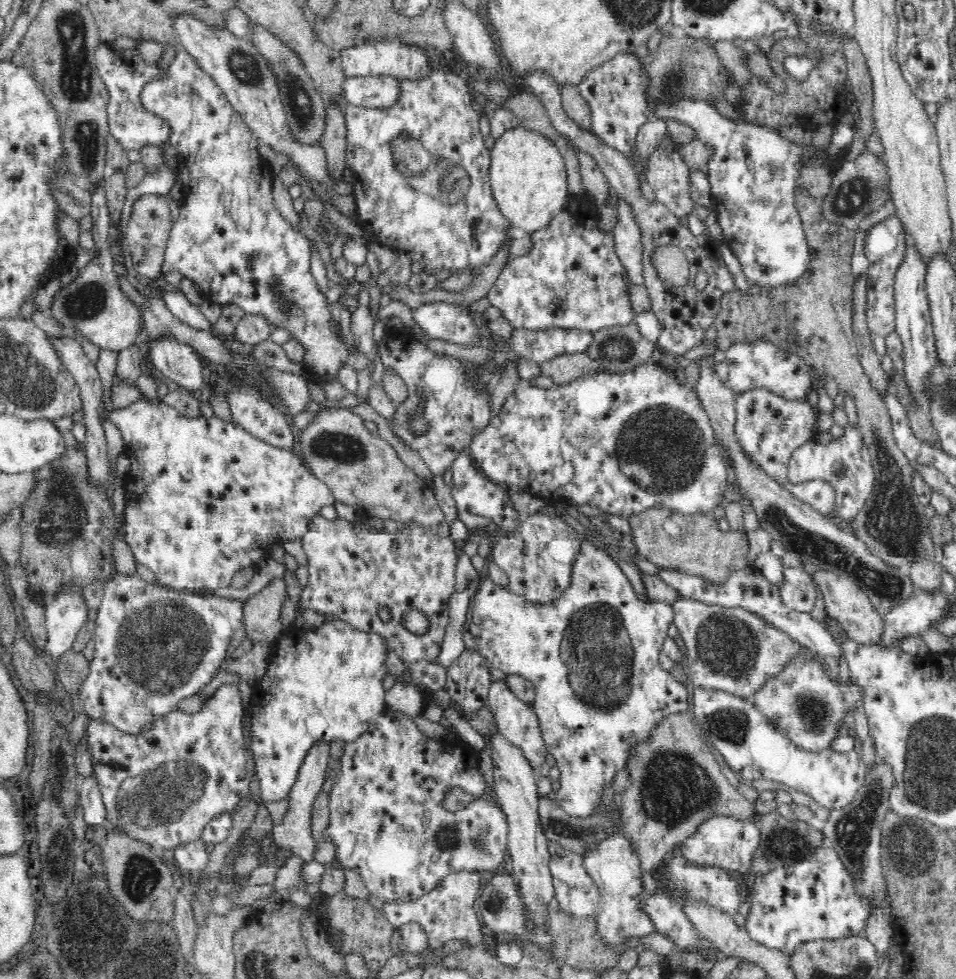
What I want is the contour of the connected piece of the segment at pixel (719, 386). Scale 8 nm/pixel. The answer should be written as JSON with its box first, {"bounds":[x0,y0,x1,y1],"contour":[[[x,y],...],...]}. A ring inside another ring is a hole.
{"bounds":[696,355,917,615],"contour":[[[702,355],[697,364],[700,365],[700,372],[696,392],[712,425],[713,434],[721,450],[721,458],[730,470],[730,480],[733,484],[738,484],[740,492],[751,500],[751,508],[756,513],[760,529],[770,534],[773,540],[780,541],[786,553],[792,552],[792,555],[804,558],[802,562],[806,570],[810,570],[808,566],[819,566],[819,569],[830,570],[839,576],[850,578],[868,596],[881,615],[888,614],[892,609],[912,599],[917,589],[907,570],[892,568],[870,554],[868,547],[858,538],[842,530],[836,522],[830,520],[830,516],[822,514],[820,510],[812,508],[810,504],[788,492],[744,451],[734,429],[736,395],[718,377],[715,365],[712,364],[712,355]]]}

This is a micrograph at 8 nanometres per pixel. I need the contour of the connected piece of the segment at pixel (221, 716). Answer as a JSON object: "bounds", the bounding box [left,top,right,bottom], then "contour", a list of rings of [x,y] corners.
{"bounds":[84,684,250,855],"contour":[[[222,684],[209,698],[200,712],[190,714],[176,710],[166,714],[164,718],[156,720],[152,726],[142,730],[140,734],[133,735],[120,732],[103,720],[89,719],[88,726],[86,726],[84,737],[86,744],[88,744],[90,756],[92,756],[93,778],[97,781],[107,814],[106,826],[108,828],[113,827],[117,832],[123,832],[123,834],[126,834],[133,840],[145,842],[156,855],[162,855],[164,850],[172,850],[178,843],[187,843],[193,840],[200,841],[201,832],[205,824],[208,824],[216,815],[232,812],[240,804],[240,800],[247,798],[250,794],[250,778],[248,778],[248,772],[246,772],[246,750],[244,750],[244,735],[242,734],[244,707],[242,706],[238,684]]]}

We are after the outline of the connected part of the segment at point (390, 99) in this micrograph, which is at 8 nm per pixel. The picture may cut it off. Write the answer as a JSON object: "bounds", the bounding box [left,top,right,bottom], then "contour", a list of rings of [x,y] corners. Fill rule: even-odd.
{"bounds":[344,76,403,111],"contour":[[[386,76],[348,77],[344,86],[349,105],[376,111],[388,111],[403,98],[400,81]]]}

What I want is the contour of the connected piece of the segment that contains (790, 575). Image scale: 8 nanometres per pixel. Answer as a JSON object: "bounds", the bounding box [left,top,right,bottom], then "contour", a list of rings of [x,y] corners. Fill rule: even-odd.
{"bounds":[780,567,817,613],"contour":[[[784,567],[782,570],[780,597],[784,604],[792,610],[810,613],[816,602],[817,589],[812,578],[804,569]]]}

